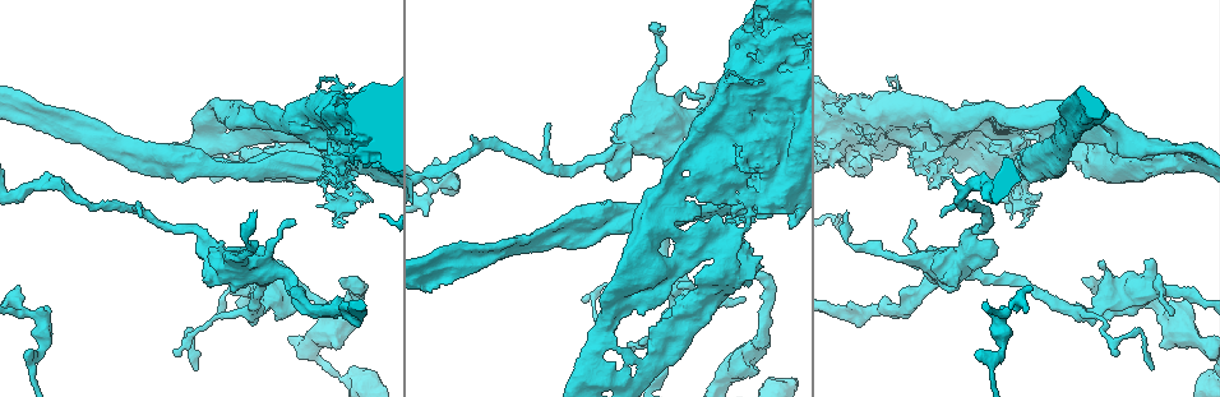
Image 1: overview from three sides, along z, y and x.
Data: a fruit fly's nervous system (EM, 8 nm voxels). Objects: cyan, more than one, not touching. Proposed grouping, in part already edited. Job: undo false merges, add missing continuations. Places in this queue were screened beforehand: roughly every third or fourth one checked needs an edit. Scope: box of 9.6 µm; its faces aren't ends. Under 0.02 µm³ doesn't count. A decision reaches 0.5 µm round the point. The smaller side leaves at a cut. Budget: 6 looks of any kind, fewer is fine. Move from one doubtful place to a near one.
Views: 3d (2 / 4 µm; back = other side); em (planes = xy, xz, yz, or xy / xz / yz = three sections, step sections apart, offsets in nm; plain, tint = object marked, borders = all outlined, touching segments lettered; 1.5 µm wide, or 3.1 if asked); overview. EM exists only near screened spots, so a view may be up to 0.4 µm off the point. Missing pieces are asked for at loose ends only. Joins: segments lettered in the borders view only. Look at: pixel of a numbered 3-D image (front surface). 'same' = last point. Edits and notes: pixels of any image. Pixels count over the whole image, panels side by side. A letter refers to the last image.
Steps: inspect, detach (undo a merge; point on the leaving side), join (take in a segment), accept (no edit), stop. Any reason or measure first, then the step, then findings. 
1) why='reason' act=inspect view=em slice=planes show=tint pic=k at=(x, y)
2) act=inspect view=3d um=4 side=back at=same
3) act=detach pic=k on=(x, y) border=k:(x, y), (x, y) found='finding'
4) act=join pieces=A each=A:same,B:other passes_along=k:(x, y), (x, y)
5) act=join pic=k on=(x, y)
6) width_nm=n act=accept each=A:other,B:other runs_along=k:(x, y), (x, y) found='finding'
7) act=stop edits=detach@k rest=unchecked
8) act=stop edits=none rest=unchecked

why='tapers out' act=inspect view=3d um=4 pic=1 at=(941, 217)

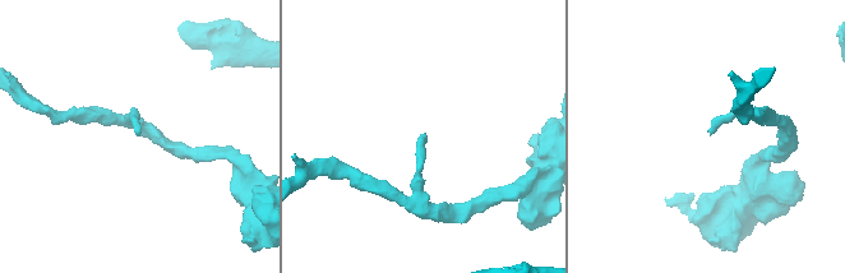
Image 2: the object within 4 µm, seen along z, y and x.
act=inspect view=em slice=planes show=plain pic=2 at=(421, 134)

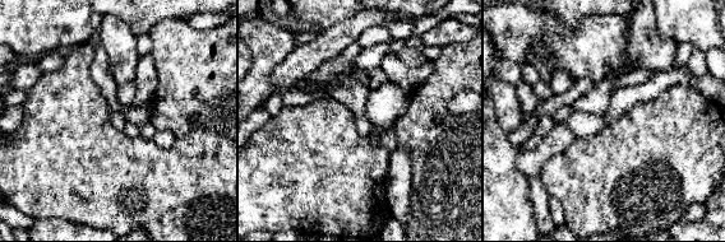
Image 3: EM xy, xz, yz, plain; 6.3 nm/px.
why='what lies round it' act=inspect view=em slice=planes show=borders at=same

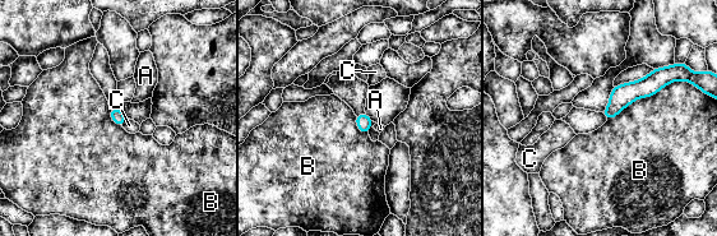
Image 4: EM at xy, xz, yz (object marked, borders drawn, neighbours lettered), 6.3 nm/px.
act=accept each=A:other,B:other,C:other border=4:(687, 81), (638, 97), (607, 120) found='none of them fits'

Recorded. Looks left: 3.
why='free end' act=inspect view=3d um=2 pic=1 at=(16, 290)

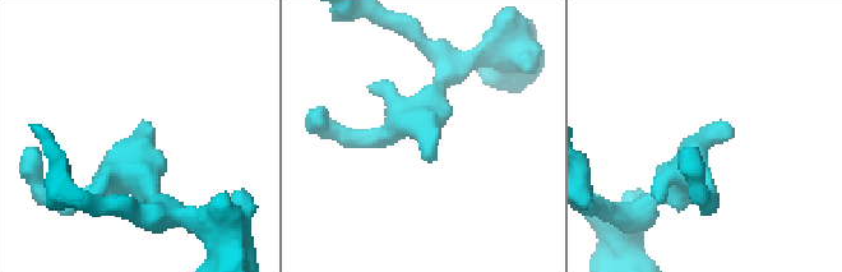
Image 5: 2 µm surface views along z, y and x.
act=inspect view=em slice=planes show=plain pic=5 at=(143, 139)

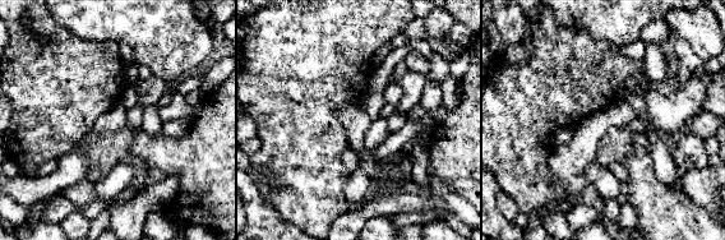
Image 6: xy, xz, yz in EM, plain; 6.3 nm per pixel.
act=inspect view=em slice=planes show=borders at=same

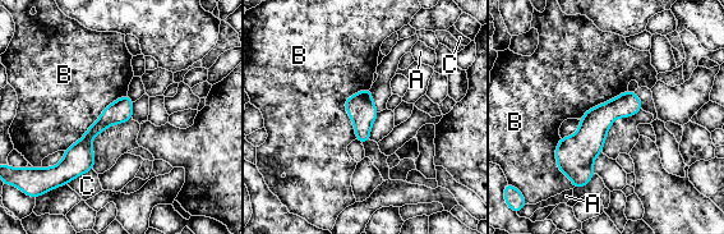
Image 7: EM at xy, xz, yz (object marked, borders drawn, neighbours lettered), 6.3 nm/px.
act=accept each=A:other,B:other,C:other border=7:(127, 93), (114, 100), (64, 151) found='none of them fits'

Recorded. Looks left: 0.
act=stop edits=none rest=unchecked

